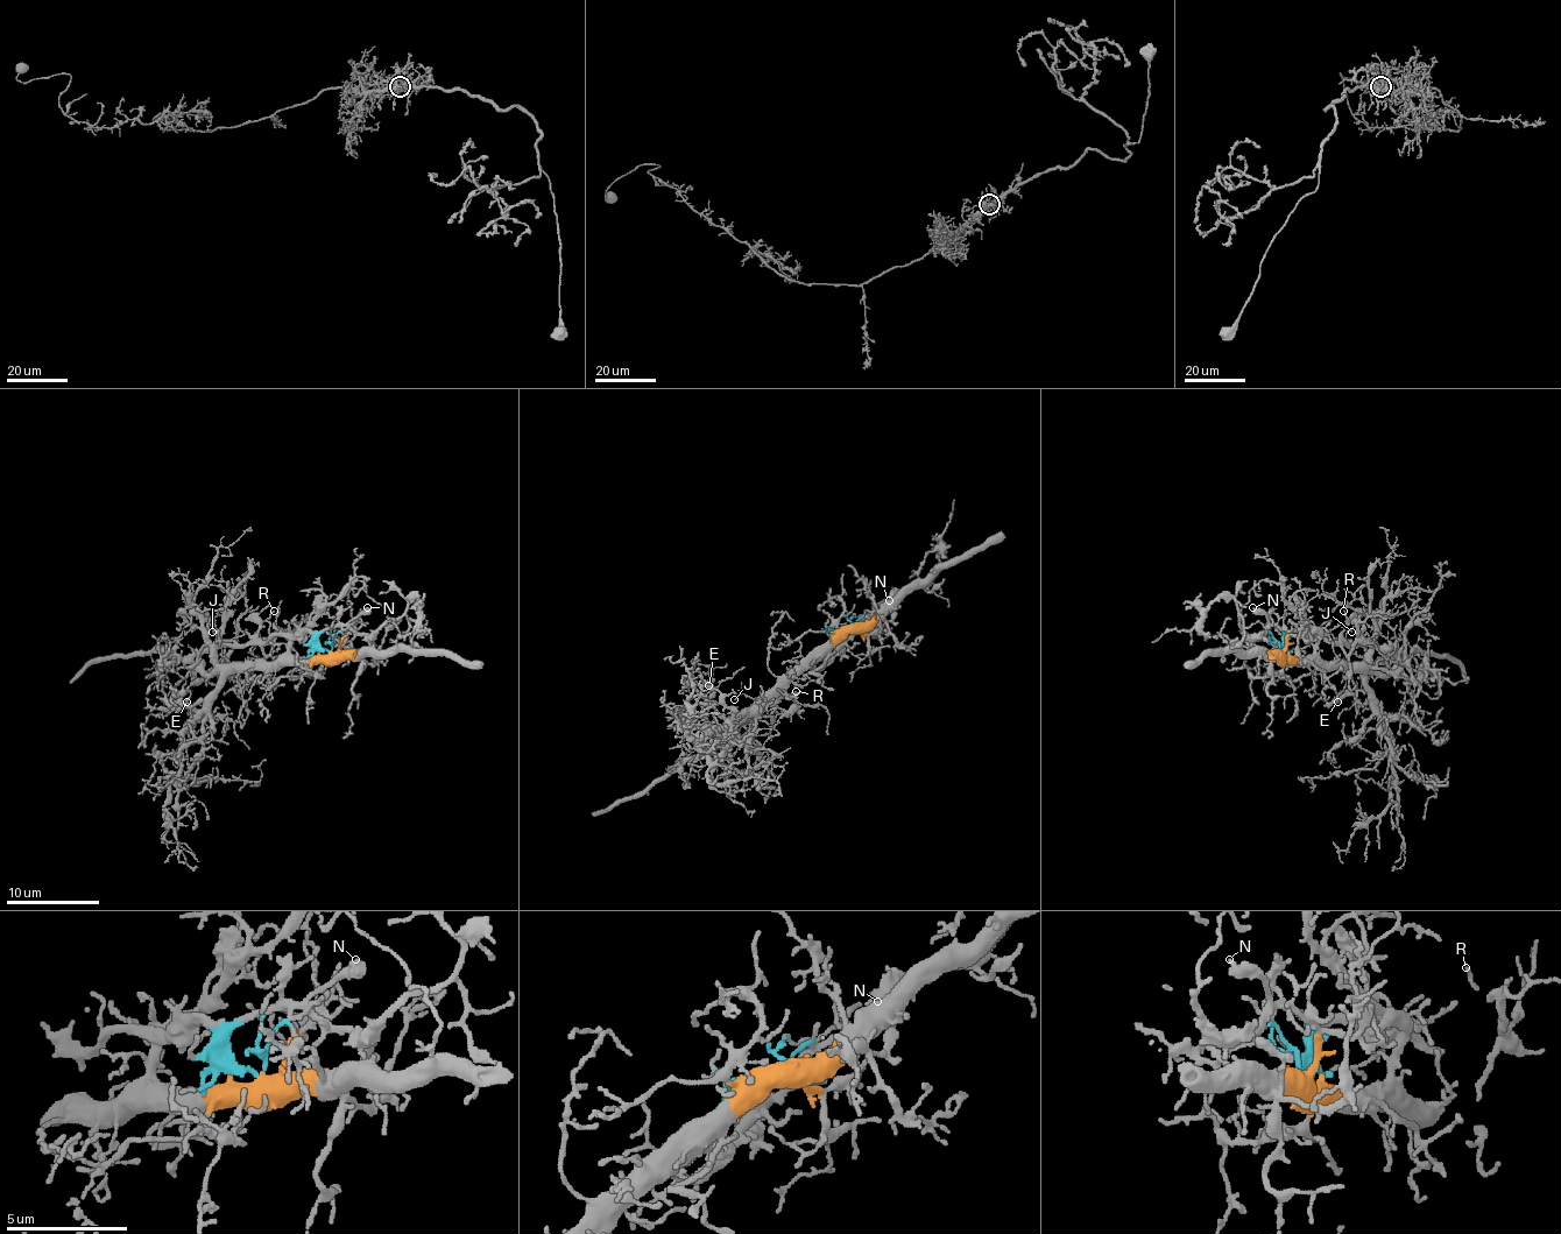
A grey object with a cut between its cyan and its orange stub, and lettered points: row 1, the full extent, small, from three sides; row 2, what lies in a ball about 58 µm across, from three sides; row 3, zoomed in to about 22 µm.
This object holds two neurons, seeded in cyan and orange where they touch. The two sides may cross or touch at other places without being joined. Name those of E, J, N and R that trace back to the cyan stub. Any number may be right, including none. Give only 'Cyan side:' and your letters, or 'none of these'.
Cyan side: J, N, R

